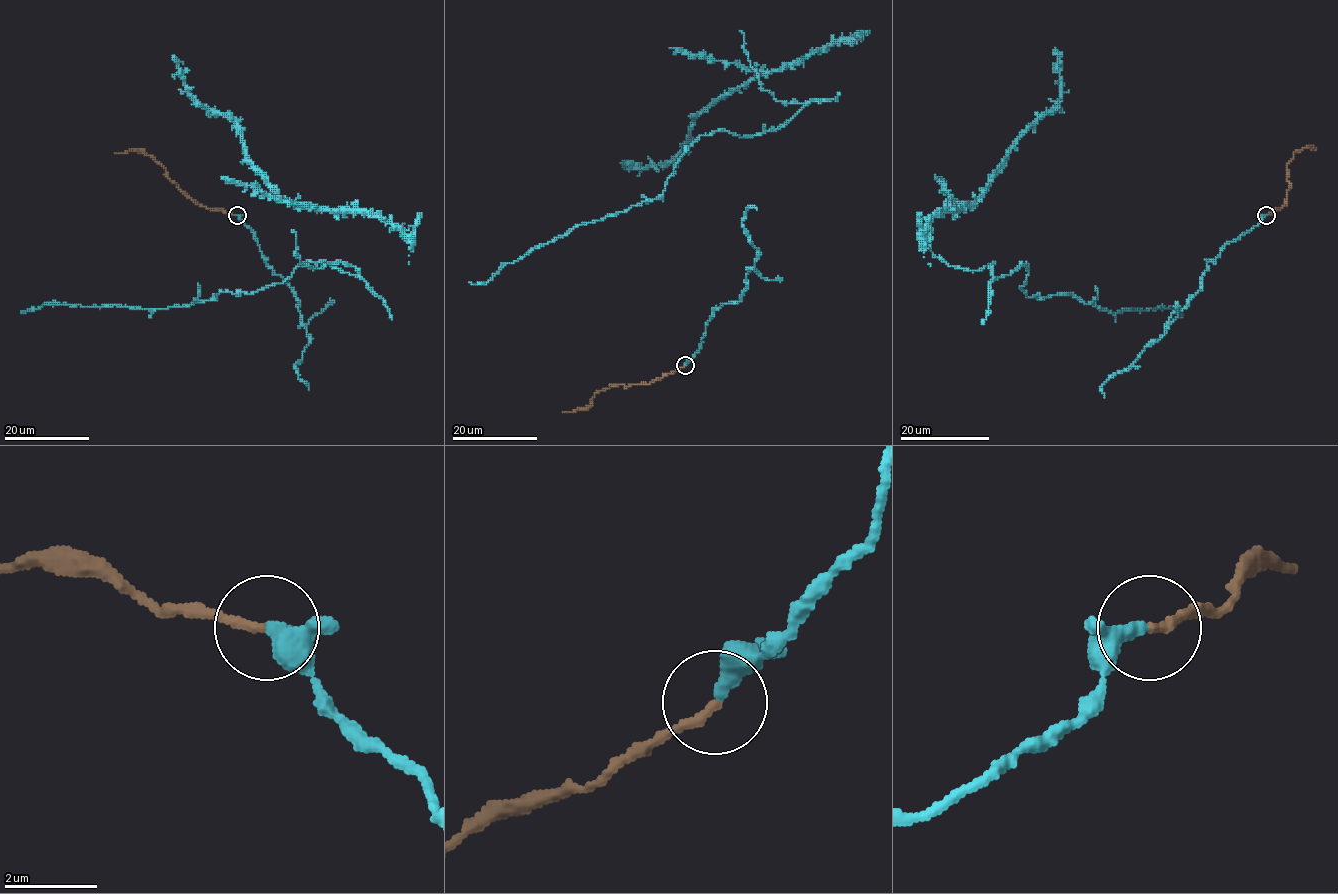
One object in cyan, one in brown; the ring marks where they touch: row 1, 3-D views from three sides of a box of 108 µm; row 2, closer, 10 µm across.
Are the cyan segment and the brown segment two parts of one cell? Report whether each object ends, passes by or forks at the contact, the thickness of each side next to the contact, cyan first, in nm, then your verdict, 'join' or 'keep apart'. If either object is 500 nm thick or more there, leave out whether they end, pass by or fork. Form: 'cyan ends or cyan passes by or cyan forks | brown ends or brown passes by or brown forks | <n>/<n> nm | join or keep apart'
cyan ends | brown ends | 360/200 nm | join

